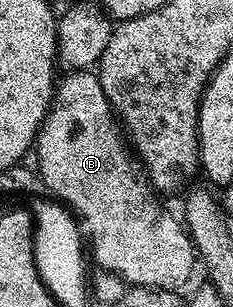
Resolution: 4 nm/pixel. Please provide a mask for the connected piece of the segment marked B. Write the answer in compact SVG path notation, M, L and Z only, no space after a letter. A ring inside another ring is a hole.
M77 69L68 72L66 76L64 81L62 78L55 86L51 107L39 126L39 136L35 139L33 157L35 153L36 159L39 160L38 174L46 188L51 193L55 192L54 196L73 210L86 240L91 240L89 253L90 256L91 253L95 256L95 265L100 270L115 273L131 287L146 287L160 291L178 290L178 285L183 285L190 279L191 268L197 265L195 247L186 228L176 218L175 222L159 206L158 199L154 197L156 194L153 192L153 186L147 180L140 162L133 156L130 148L123 149L124 138L99 82L98 72Z

